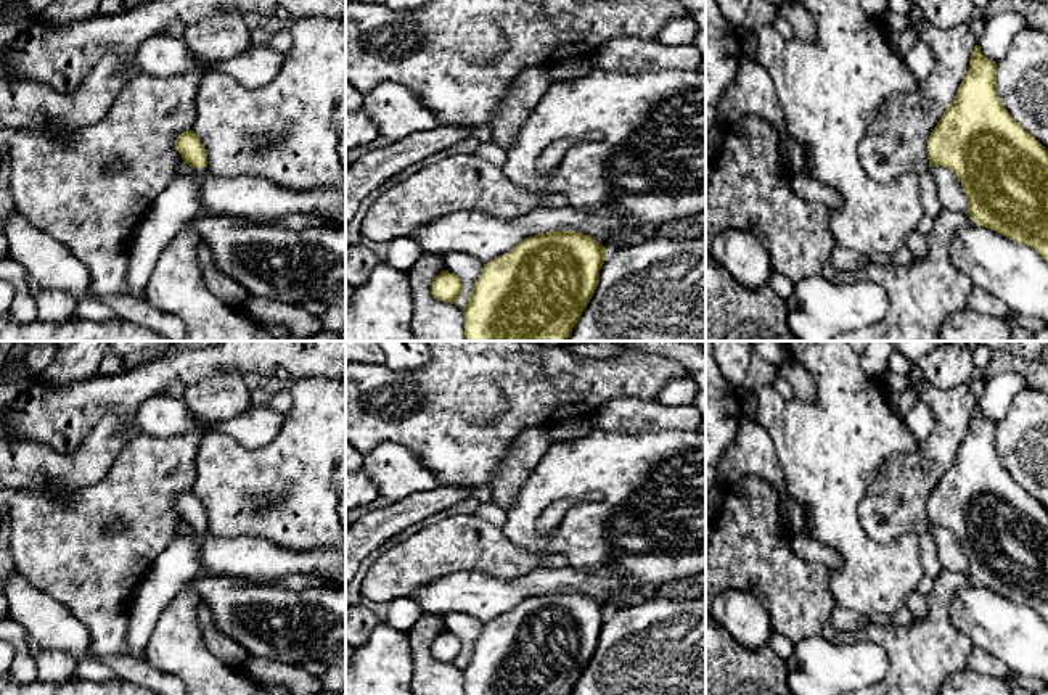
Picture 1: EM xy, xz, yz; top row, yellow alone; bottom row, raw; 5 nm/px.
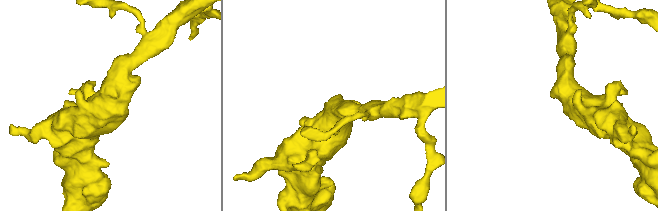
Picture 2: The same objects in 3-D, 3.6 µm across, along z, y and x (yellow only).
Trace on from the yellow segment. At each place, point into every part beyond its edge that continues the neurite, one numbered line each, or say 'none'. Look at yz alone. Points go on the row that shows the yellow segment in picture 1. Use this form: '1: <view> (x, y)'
none

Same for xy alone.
1: xy (179, 201)

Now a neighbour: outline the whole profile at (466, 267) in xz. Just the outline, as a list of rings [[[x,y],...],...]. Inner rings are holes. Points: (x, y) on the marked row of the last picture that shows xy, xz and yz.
[[[450,251],[444,254],[444,261],[445,270],[456,275],[463,283],[461,298],[455,302],[460,309],[463,309],[476,280],[482,273],[484,262],[477,257],[473,257],[460,251]]]

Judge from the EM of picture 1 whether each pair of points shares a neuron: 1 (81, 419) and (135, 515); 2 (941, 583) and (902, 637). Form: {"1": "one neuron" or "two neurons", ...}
{"1": "two neurons", "2": "one neuron"}

